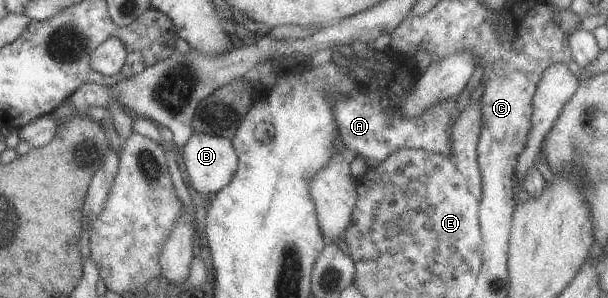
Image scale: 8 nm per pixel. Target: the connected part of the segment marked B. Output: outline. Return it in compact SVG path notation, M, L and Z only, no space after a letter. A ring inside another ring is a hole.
M193 132L184 142L180 151L180 162L184 178L194 192L198 194L215 194L232 179L237 168L237 157L231 142L218 135Z

